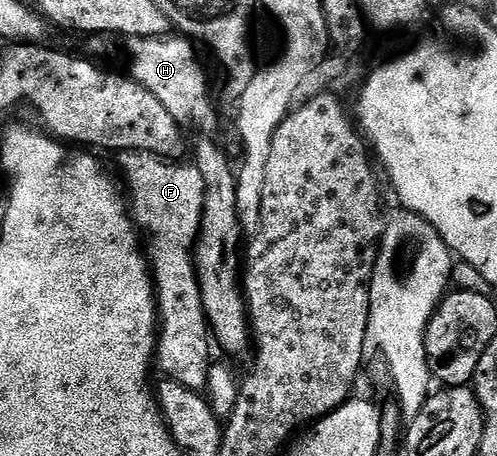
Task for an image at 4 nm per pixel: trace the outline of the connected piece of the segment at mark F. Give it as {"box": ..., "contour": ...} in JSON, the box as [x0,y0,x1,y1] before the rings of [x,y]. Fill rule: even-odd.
{"box":[119,153,211,390],"contour":[[[121,153],[119,159],[125,172],[124,188],[131,202],[131,216],[136,228],[149,236],[147,260],[153,274],[159,318],[156,364],[159,369],[161,365],[168,380],[177,381],[188,389],[204,390],[211,366],[211,330],[194,271],[194,245],[204,209],[203,175],[193,163],[177,165],[181,163],[151,153]]]}

